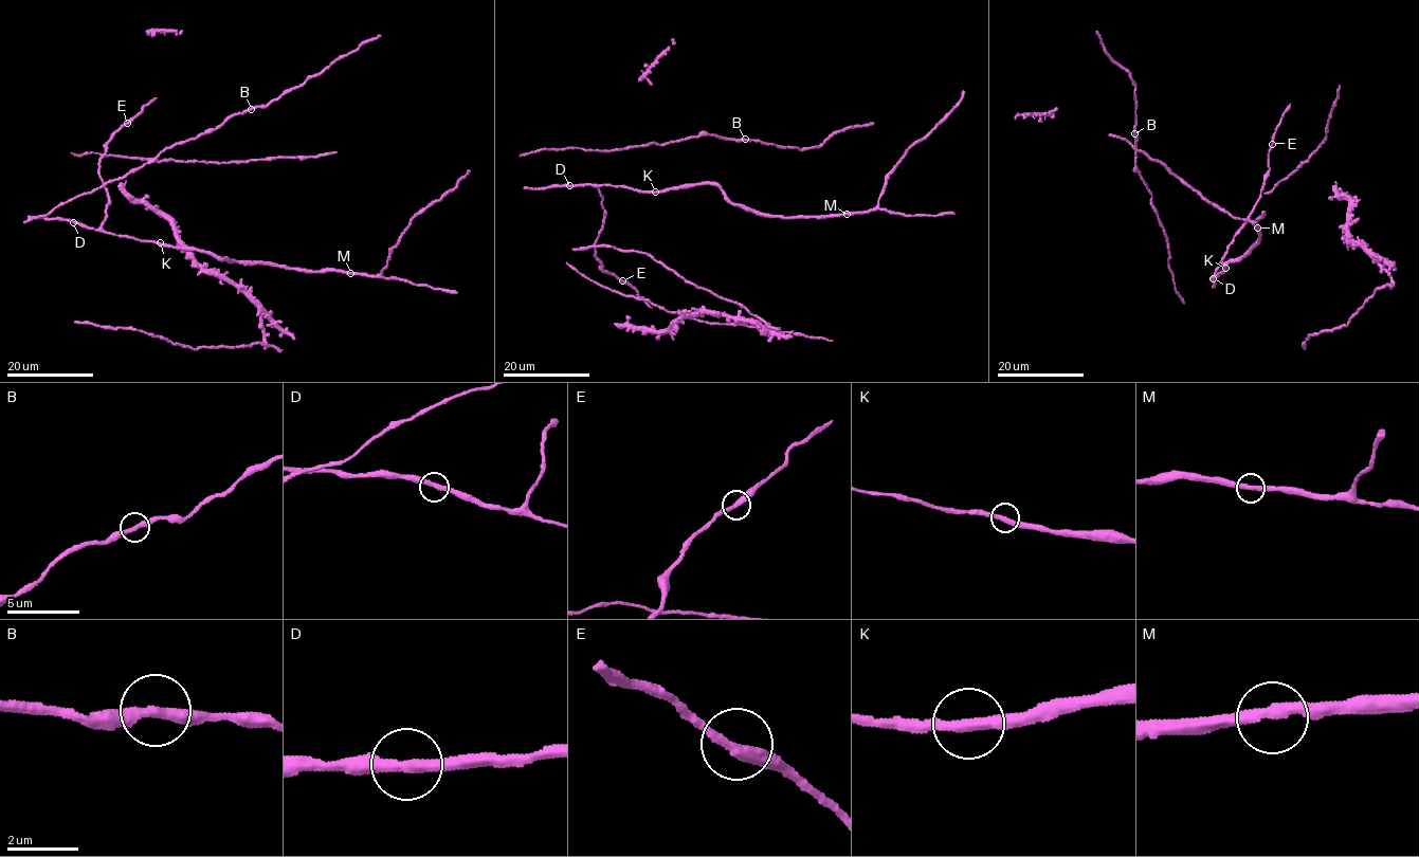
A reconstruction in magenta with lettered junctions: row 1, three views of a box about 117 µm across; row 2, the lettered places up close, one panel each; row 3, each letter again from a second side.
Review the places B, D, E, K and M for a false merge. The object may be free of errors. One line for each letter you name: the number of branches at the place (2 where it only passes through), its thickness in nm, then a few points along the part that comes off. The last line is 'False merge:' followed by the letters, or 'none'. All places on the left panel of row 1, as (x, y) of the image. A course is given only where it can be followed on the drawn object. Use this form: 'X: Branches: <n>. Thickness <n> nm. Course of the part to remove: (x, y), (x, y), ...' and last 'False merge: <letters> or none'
False merge: none

